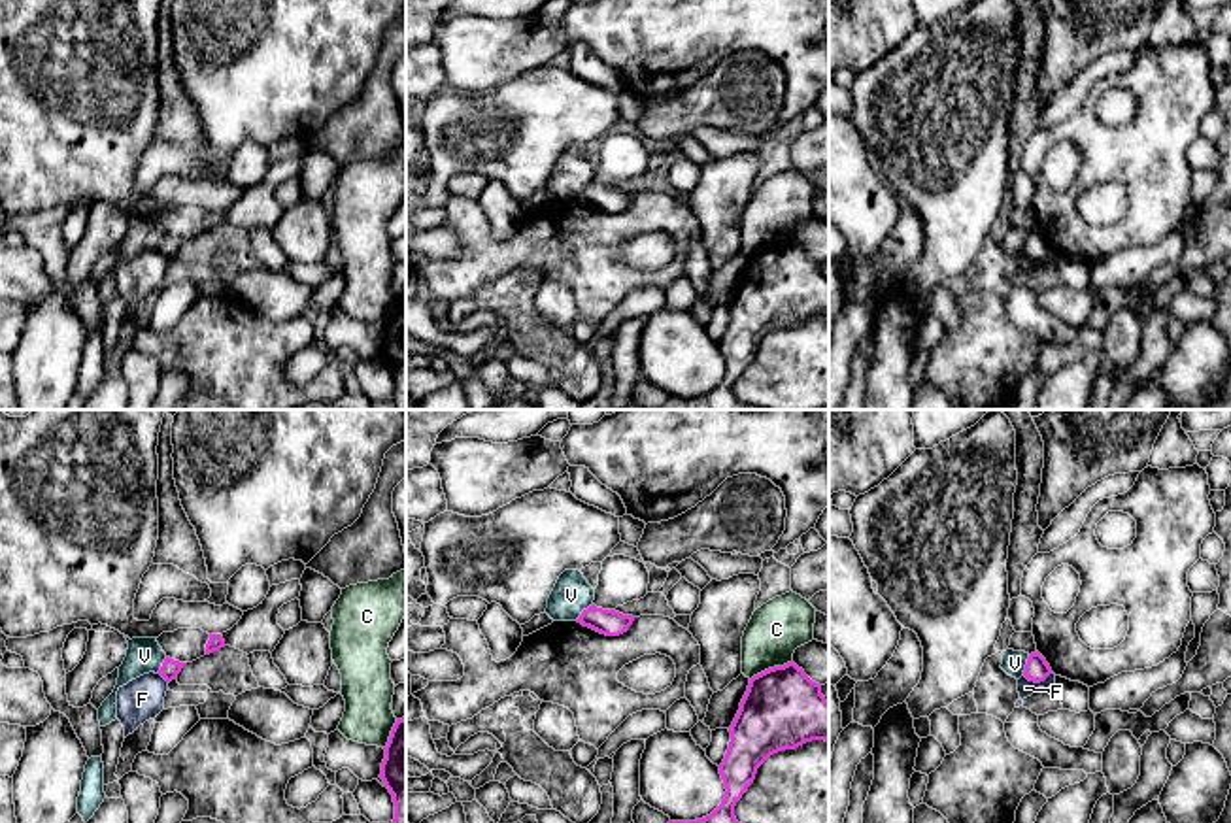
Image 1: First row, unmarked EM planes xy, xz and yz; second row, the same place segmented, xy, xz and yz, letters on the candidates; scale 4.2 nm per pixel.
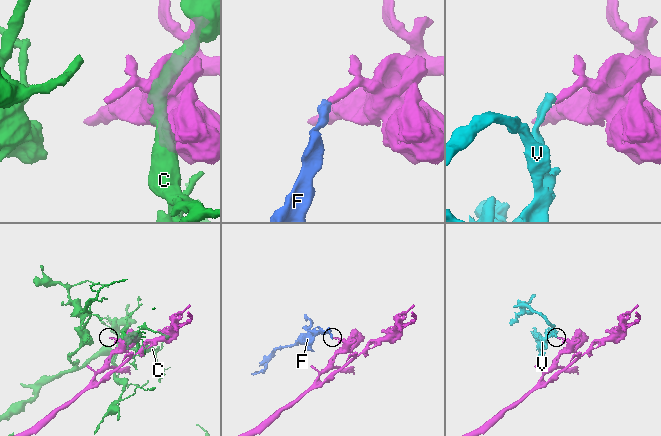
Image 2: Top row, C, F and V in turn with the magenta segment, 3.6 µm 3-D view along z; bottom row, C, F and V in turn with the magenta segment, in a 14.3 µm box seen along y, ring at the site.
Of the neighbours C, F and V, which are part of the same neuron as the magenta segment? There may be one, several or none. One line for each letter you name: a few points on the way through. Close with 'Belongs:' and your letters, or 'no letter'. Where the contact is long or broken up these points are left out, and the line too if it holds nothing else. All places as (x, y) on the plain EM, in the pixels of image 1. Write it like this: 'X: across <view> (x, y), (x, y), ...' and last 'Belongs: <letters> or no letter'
Belongs: no letter

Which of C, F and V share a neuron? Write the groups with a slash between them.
C / F / V

